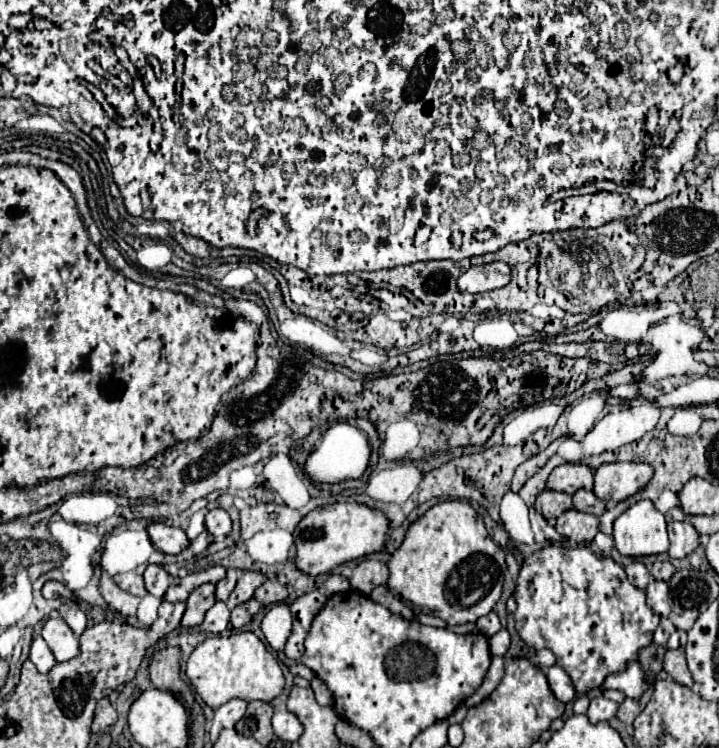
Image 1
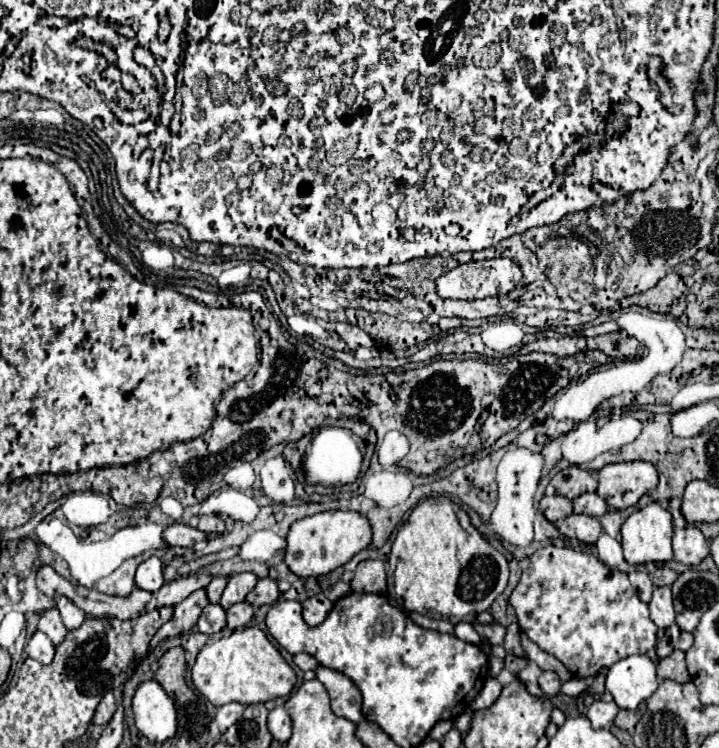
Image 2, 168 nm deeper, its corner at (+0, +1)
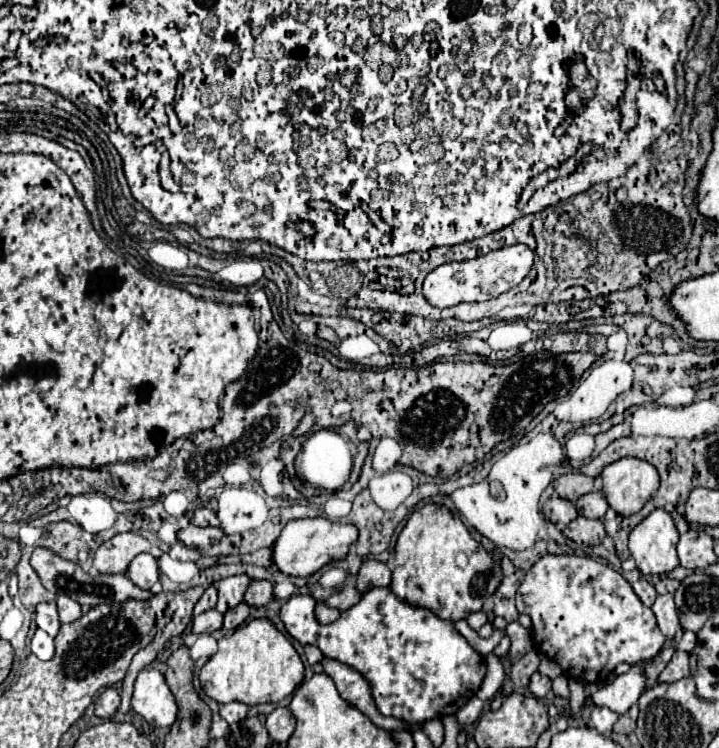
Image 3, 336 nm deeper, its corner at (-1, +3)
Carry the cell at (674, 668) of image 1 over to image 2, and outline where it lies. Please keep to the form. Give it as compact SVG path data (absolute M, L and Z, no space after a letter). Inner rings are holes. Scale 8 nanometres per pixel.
M674 651L668 657L658 661L658 679L672 679L676 683L688 683L692 677L686 671L686 663L684 663L684 653L682 651Z

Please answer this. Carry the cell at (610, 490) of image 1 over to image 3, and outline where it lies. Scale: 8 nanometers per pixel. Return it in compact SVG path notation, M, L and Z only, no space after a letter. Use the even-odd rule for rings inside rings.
M619 459L601 473L603 493L609 505L623 517L643 509L647 499L659 487L657 469L643 459Z

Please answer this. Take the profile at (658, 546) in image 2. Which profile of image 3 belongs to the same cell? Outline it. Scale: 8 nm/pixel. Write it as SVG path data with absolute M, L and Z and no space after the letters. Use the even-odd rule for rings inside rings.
M655 509L629 535L629 551L643 575L663 575L679 565L677 545L679 533L671 515Z

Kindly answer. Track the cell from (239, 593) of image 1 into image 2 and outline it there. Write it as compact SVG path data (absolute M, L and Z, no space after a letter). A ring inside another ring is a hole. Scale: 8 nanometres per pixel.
M236 573L228 579L228 585L222 593L222 601L220 605L224 609L230 609L234 603L240 603L244 601L246 593L254 589L254 585L258 583L258 577L254 573Z

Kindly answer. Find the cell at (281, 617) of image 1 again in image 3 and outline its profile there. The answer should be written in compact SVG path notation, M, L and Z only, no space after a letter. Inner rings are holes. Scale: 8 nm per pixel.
M371 589L357 605L343 611L335 623L321 625L315 618L314 600L311 595L293 595L281 607L281 619L287 631L301 645L317 645L325 657L339 659L341 663L357 669L367 679L375 707L381 715L393 715L397 719L421 725L427 719L457 713L479 691L485 677L485 659L455 629L453 621L439 619L431 609L415 607L399 599L391 593L391 589Z

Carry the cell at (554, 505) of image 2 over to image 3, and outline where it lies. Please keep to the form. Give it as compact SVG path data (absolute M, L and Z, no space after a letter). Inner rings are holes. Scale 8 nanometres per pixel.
M553 495L545 505L543 505L543 515L551 521L551 523L559 523L559 525L567 525L573 519L577 519L577 509L571 501L561 499L559 495Z

